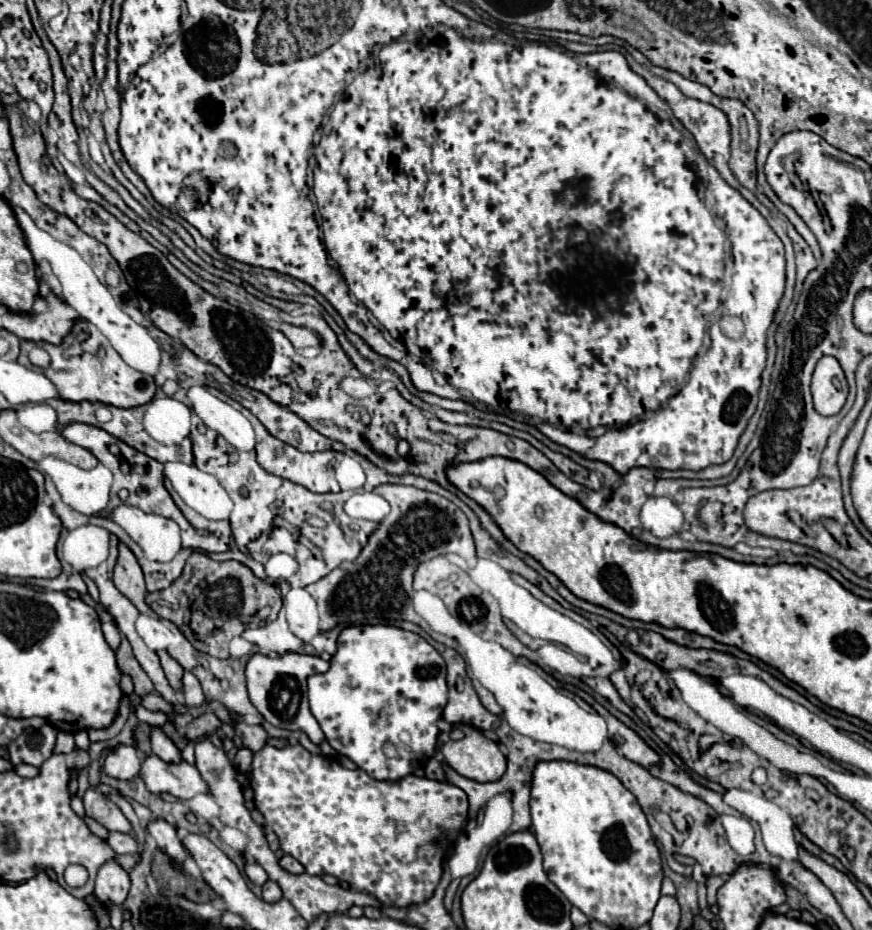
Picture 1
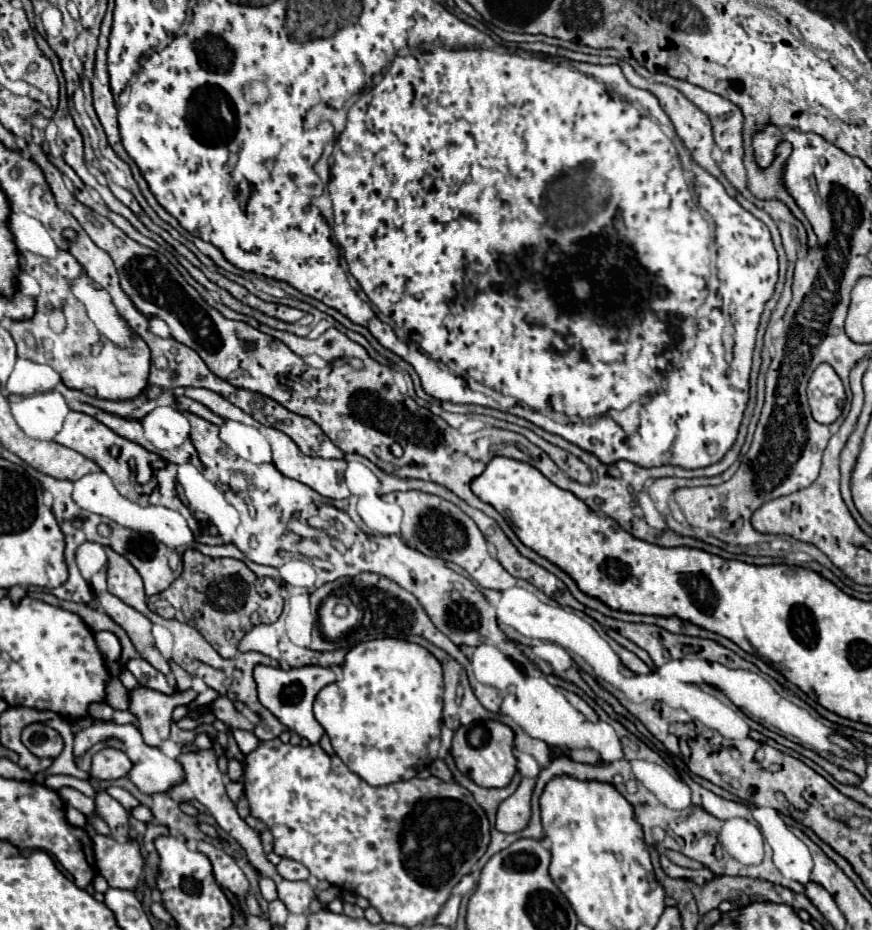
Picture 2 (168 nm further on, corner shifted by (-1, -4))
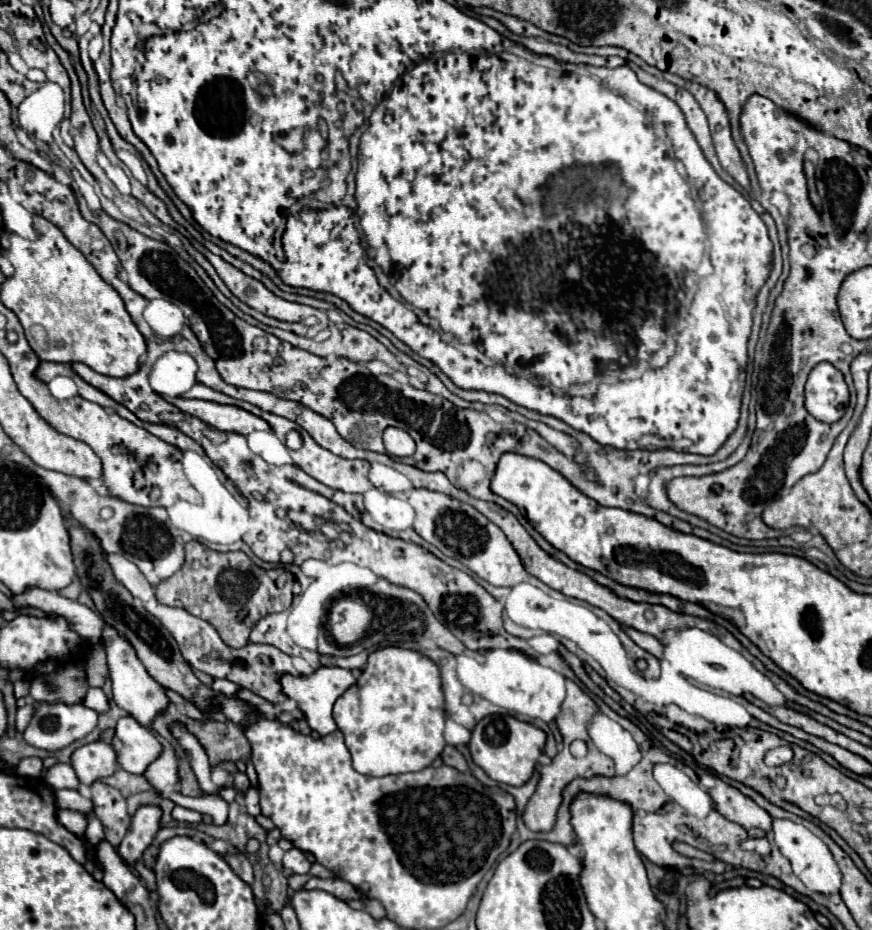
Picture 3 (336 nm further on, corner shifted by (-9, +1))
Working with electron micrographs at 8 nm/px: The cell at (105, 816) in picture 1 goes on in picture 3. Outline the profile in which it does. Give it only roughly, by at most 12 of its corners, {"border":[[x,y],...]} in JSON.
{"border":[[70,764],[48,770],[46,784],[52,790],[76,790],[78,780]]}

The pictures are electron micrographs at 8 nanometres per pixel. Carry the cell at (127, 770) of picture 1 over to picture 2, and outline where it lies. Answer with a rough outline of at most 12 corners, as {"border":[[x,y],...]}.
{"border":[[104,747],[92,757],[92,779],[120,779],[132,761],[120,749]]}

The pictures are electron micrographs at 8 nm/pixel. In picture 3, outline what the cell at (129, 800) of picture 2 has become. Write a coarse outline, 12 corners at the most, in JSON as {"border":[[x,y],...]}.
{"border":[[178,792],[160,794],[176,806],[210,814],[216,824],[228,818],[228,802],[218,794],[188,798]]}

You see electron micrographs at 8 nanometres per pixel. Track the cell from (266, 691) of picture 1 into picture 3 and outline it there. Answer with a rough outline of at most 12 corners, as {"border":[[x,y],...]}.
{"border":[[346,668],[280,676],[320,736],[336,730],[332,706],[356,682]]}

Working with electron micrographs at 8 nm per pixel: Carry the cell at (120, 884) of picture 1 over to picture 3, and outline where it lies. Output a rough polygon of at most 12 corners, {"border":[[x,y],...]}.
{"border":[[142,806],[116,848],[126,864],[142,860],[160,824],[160,808]]}

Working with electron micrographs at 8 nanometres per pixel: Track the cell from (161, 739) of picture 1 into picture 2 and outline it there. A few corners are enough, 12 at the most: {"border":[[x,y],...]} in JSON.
{"border":[[140,685],[128,711],[144,743],[158,747],[170,735],[174,707],[188,705],[194,689],[174,695]]}

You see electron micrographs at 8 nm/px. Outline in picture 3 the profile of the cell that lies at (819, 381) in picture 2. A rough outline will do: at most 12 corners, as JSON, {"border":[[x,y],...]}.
{"border":[[820,362],[806,382],[806,408],[836,422],[848,404],[838,368]]}

